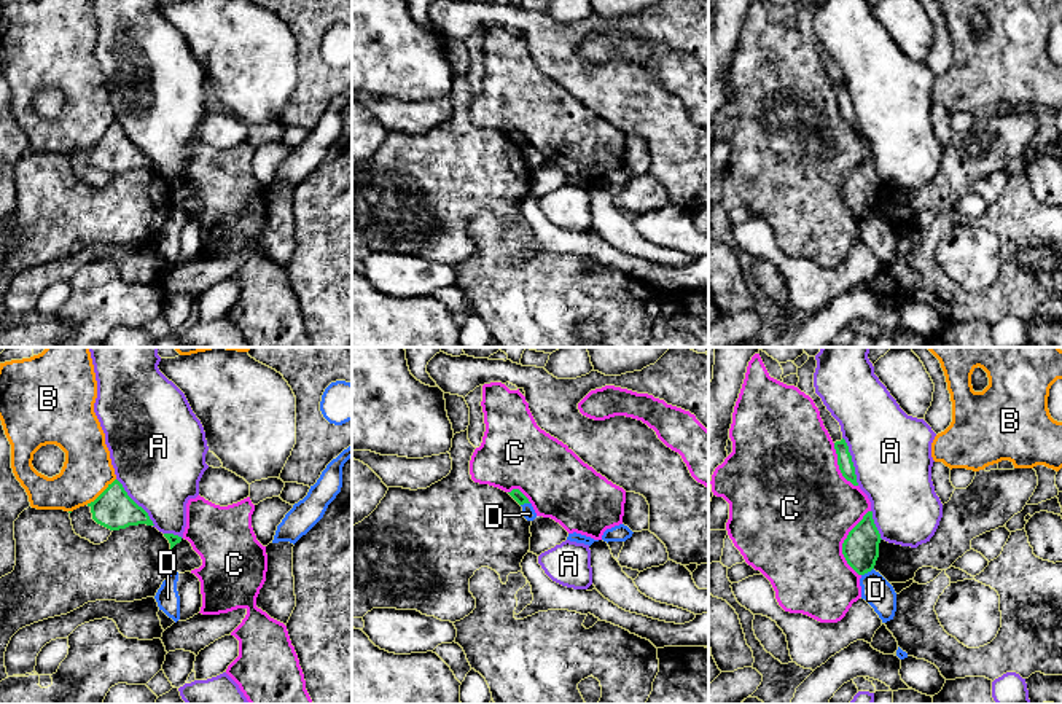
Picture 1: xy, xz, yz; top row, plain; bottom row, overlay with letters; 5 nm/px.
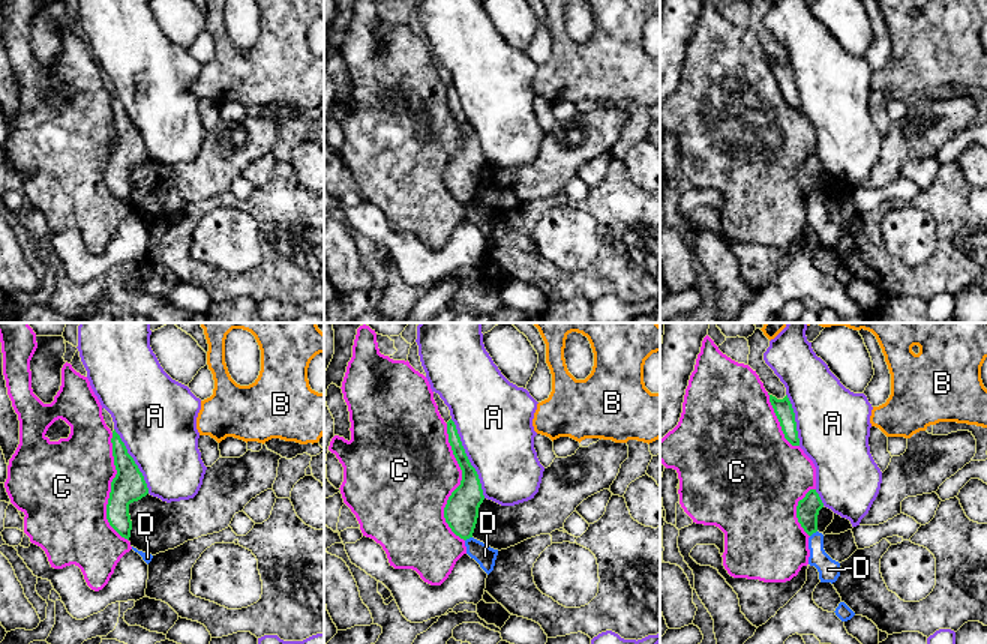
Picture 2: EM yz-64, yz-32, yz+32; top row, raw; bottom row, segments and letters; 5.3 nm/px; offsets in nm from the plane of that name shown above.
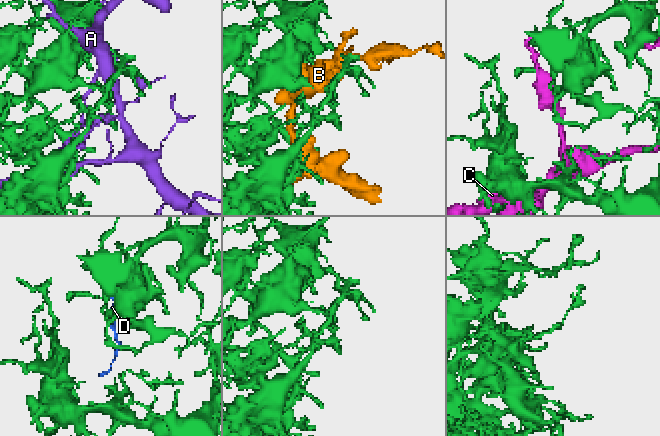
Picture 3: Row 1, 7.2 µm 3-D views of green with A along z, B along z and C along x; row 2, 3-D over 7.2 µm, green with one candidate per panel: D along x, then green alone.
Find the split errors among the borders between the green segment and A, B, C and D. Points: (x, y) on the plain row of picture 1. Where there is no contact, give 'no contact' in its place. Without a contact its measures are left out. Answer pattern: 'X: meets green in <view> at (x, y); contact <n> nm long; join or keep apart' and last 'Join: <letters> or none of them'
A: meets green in xy at (134, 145); contact 320 nm long; keep apart
B: meets green in xy at (102, 136); contact 200 nm long; keep apart
C: meets green in yz at (843, 187); contact 340 nm long; keep apart
D: meets green in yz at (866, 215); contact 80 nm long; keep apart
Join: none of them

